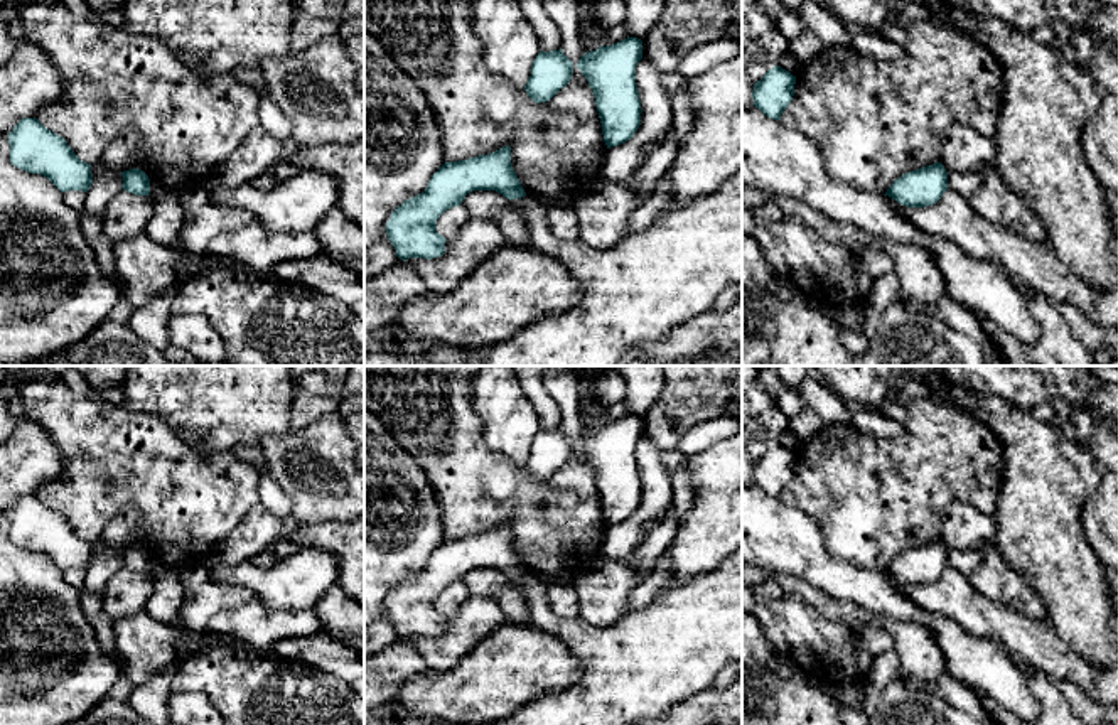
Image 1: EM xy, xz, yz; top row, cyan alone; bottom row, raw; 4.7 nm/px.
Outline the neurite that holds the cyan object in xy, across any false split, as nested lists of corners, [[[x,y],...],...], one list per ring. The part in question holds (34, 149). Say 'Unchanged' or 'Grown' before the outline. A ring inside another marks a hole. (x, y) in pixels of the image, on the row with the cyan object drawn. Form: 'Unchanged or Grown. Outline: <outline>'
Unchanged. Outline: [[[22,118],[8,133],[12,165],[47,177],[61,192],[88,192],[91,164],[83,162],[67,142],[37,118]]]

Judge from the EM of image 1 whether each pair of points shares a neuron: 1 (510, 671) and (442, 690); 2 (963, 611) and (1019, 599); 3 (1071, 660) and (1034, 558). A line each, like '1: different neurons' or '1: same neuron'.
1: same neuron
2: different neurons
3: different neurons

